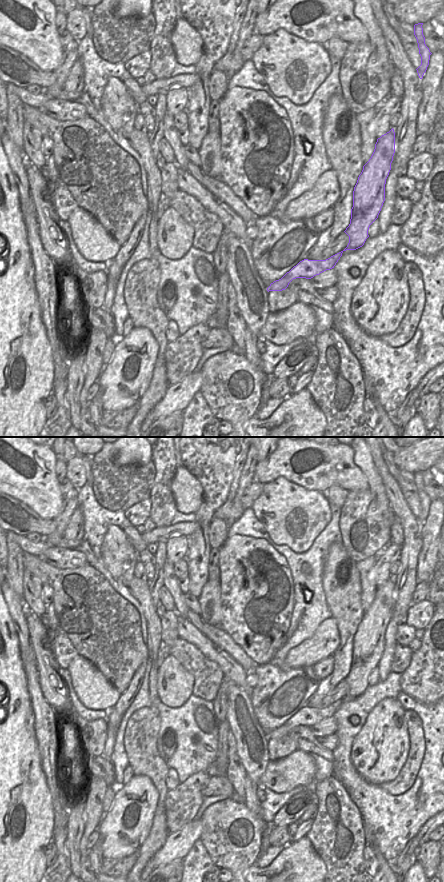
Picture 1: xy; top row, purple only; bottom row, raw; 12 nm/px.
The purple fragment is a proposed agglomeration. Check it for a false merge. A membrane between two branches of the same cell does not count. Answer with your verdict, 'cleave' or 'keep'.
keep

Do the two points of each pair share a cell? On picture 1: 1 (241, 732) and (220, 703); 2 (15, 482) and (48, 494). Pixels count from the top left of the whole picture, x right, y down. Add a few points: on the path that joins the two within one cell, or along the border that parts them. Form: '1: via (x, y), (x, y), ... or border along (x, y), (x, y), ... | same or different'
1: border along (229, 689), (225, 719) | different
2: via (23, 482), (33, 482), (40, 489) | same

